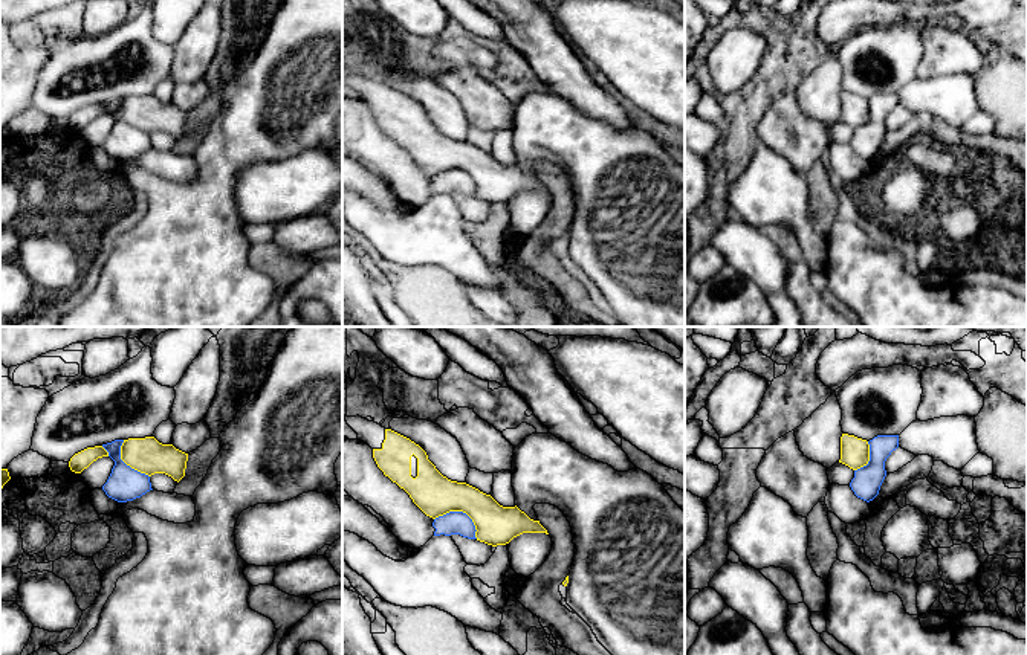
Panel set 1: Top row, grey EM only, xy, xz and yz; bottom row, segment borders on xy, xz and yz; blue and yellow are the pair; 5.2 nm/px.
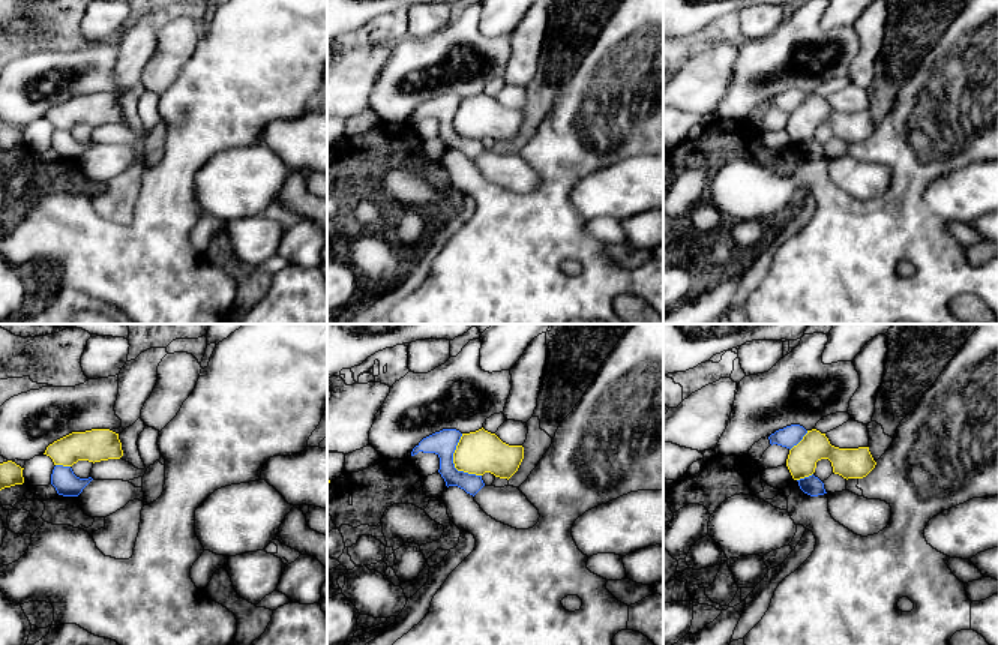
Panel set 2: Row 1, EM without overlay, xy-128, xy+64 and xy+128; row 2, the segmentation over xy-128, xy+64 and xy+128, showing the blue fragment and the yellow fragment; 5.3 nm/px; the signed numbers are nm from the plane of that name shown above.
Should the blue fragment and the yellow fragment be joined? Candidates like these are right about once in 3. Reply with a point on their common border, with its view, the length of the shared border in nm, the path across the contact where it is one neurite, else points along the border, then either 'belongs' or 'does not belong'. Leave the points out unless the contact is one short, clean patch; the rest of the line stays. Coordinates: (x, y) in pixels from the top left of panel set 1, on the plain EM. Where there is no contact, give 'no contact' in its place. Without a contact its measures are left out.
contact xz (462, 170); length 260 nm; does not belong

